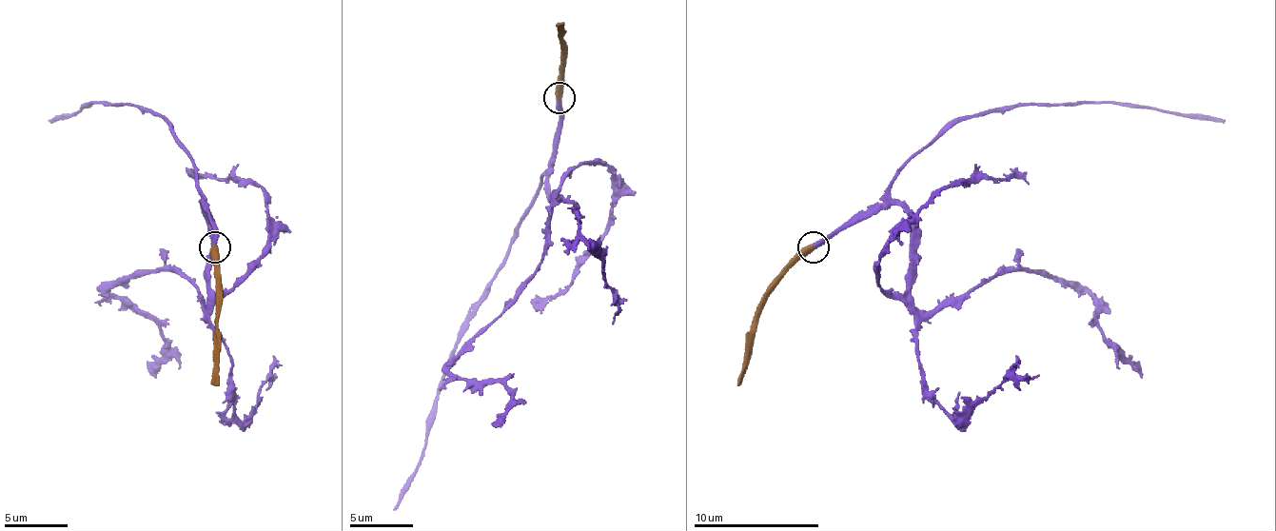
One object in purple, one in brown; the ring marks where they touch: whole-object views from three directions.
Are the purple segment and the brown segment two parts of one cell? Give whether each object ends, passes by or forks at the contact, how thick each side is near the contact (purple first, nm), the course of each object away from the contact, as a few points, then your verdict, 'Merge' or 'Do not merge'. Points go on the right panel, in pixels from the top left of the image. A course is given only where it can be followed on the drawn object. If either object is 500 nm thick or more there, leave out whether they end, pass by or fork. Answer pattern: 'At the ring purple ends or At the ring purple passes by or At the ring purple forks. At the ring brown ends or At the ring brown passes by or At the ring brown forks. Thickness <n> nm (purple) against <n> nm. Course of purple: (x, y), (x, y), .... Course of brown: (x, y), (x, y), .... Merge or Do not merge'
Thickness 400 nm (purple) against 500 nm. Course of purple: (814, 248), (898, 204), (912, 220), (920, 311), (1015, 270), (1047, 270), (1096, 302), (1096, 324), (1141, 377). Course of brown: (814, 248), (763, 302), (738, 386). Merge

